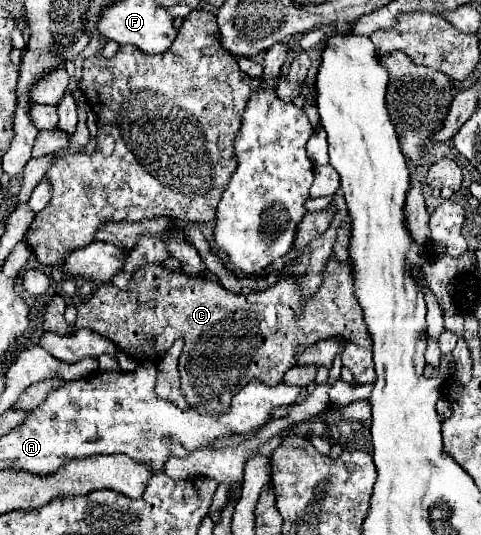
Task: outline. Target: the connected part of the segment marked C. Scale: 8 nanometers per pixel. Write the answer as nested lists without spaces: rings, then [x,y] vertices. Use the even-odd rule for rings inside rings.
[[[330,260],[324,272],[324,282],[320,290],[300,306],[298,284],[290,276],[282,276],[272,288],[254,294],[234,294],[222,284],[206,278],[190,278],[180,270],[170,270],[160,264],[146,264],[134,276],[126,292],[114,288],[112,284],[100,284],[98,290],[86,304],[78,306],[76,328],[90,328],[110,338],[120,350],[142,360],[158,360],[174,340],[184,340],[184,352],[180,356],[182,392],[190,408],[198,412],[224,412],[230,406],[234,394],[240,392],[250,380],[260,380],[266,386],[276,386],[288,368],[294,366],[294,350],[298,346],[310,346],[326,338],[344,338],[362,348],[370,348],[372,338],[362,320],[362,308],[354,294],[352,264]]]

